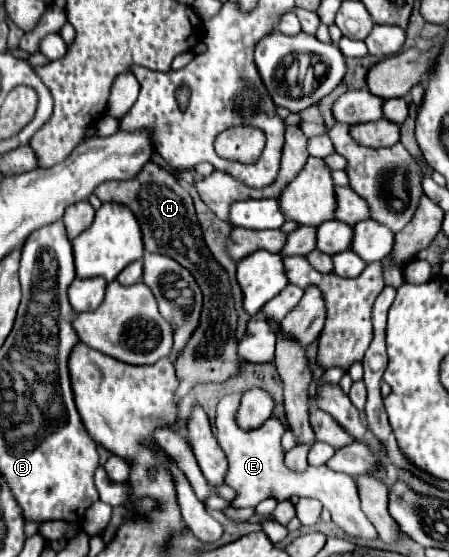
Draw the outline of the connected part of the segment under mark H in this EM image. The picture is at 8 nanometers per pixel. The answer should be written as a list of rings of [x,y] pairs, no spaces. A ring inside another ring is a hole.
[[[148,162],[136,178],[124,182],[104,182],[96,188],[94,194],[102,202],[118,202],[128,206],[140,222],[144,234],[144,248],[148,252],[160,252],[164,256],[170,256],[172,260],[188,268],[204,294],[200,326],[196,328],[196,334],[192,334],[192,342],[188,342],[184,354],[180,354],[180,358],[174,358],[174,368],[178,380],[182,382],[182,396],[186,396],[196,384],[220,384],[240,374],[242,358],[236,354],[238,312],[232,298],[232,284],[228,272],[210,254],[194,212],[194,202],[190,194],[178,184],[174,174],[154,162]]]

